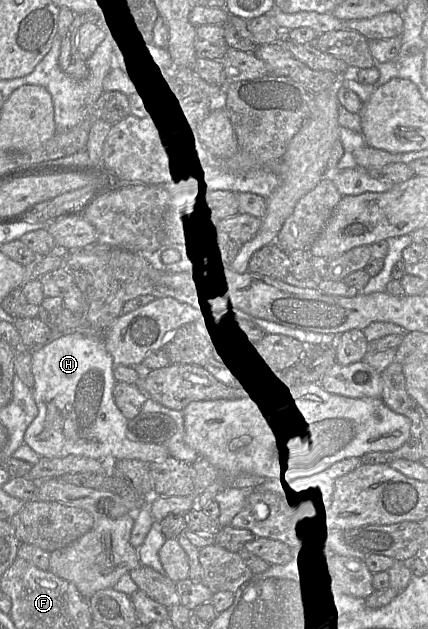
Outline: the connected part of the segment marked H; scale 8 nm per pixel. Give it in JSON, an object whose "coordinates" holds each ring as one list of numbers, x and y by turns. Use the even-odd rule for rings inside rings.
{"coordinates":[[80,334,59,336,42,348,32,352,32,373,34,376,33,397,38,414,24,434,24,443,40,457,61,458,68,455,103,459,137,459,147,463,169,457,163,443,142,443,126,436,127,418,116,406,113,388,114,363,102,339,93,339]]}

